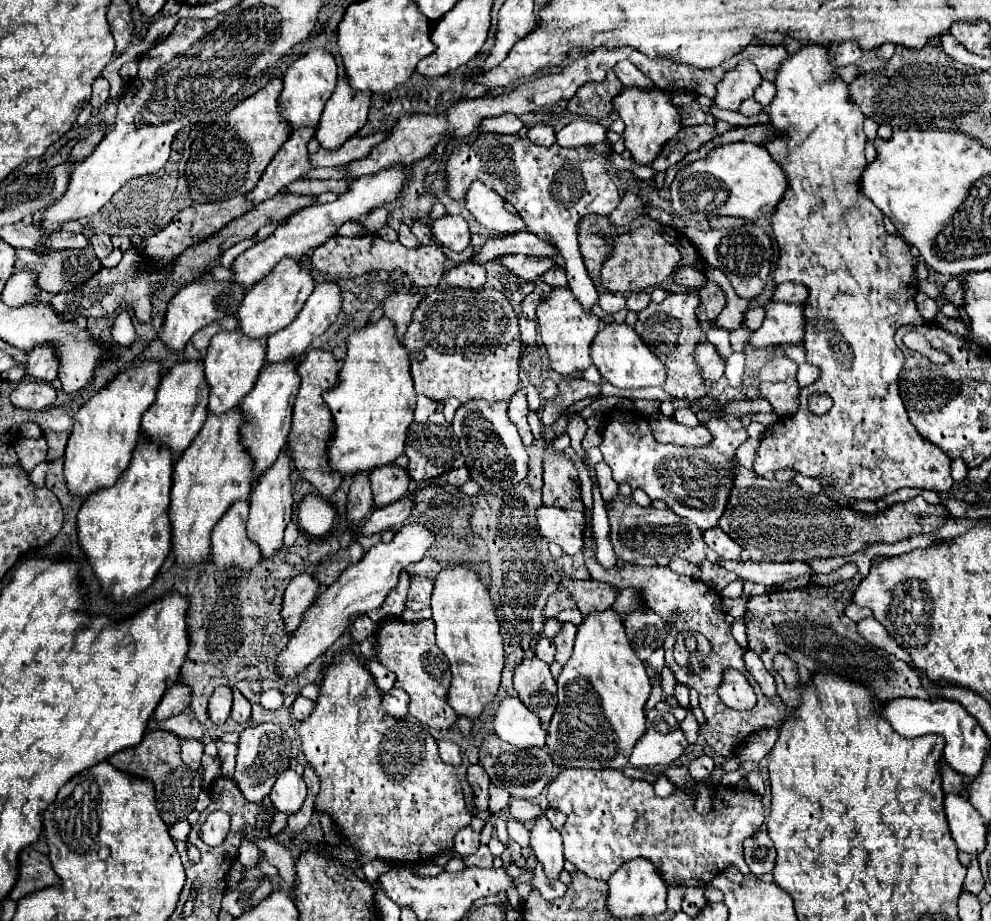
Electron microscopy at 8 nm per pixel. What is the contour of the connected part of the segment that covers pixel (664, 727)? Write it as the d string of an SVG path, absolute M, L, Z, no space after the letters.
M655 707L647 713L647 729L645 729L643 737L639 737L637 745L633 747L629 761L635 767L665 767L665 765L671 765L685 751L685 747L687 747L687 739L683 735L683 731L679 729L677 719L669 711L661 713Z

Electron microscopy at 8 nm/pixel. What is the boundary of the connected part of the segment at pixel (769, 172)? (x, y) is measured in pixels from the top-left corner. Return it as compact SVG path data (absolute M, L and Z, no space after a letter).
M729 143L709 151L705 159L683 167L671 187L671 209L683 221L707 223L719 215L733 215L743 219L759 219L775 209L785 193L787 181L773 157L763 145Z

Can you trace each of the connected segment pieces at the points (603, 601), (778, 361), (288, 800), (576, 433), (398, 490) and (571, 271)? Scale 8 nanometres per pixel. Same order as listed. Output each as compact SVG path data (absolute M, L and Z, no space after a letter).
M561 577L561 579L563 583L559 585L559 591L567 591L577 601L577 607L581 609L583 615L595 609L609 609L615 597L619 595L619 589L609 583L599 583L593 579L579 581L571 577Z
M777 355L775 359L769 359L757 375L759 393L771 403L777 417L791 415L791 411L799 405L799 385L795 373L797 365L785 355Z
M287 769L275 781L275 785L269 793L269 799L271 799L271 805L275 811L293 815L301 809L301 805L305 801L305 793L307 793L307 789L305 789L303 779L293 769Z
M575 411L575 415L571 415L571 417L569 417L567 433L569 433L569 437L571 437L571 445L573 445L573 449L577 451L577 455L583 459L585 467L589 469L589 461L585 459L585 457L587 457L587 453L581 449L581 439L583 439L585 431L587 431L587 421L585 421L585 419Z
M383 465L369 473L371 491L373 491L373 505L385 507L395 503L407 493L409 475L405 469L397 465Z
M479 135L471 145L461 145L453 149L447 161L447 181L449 197L463 199L471 181L479 179L499 191L505 201L511 201L525 221L527 229L539 239L547 241L563 257L569 289L583 305L585 313L593 313L599 301L599 293L589 279L577 245L577 223L587 213L611 215L619 205L619 187L611 181L609 165L605 161L611 151L609 141L593 147L563 149L557 143L551 147L539 147L529 143L529 139L519 139L515 135Z

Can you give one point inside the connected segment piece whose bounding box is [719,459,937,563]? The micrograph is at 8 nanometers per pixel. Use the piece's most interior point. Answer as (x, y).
(774, 520)

